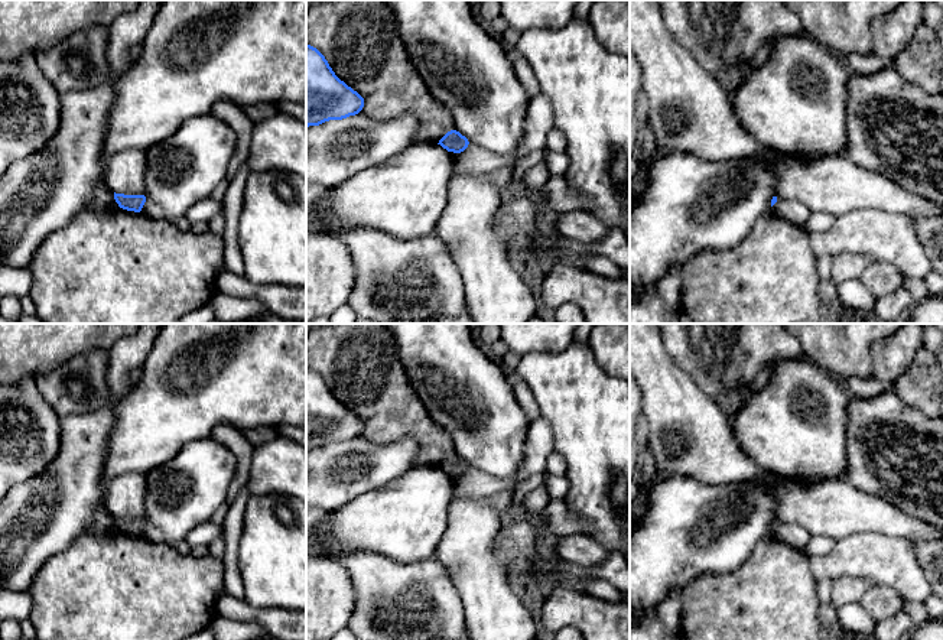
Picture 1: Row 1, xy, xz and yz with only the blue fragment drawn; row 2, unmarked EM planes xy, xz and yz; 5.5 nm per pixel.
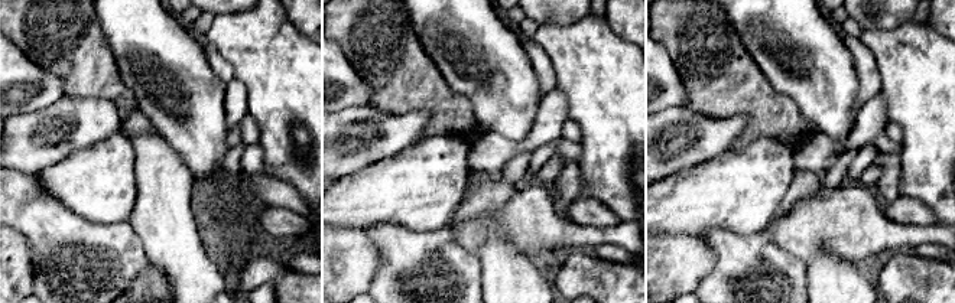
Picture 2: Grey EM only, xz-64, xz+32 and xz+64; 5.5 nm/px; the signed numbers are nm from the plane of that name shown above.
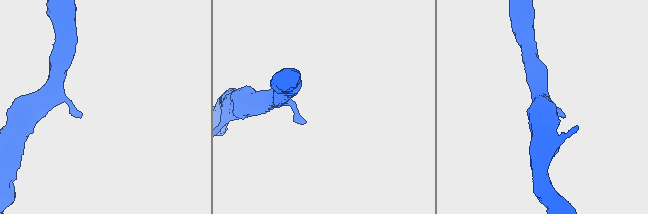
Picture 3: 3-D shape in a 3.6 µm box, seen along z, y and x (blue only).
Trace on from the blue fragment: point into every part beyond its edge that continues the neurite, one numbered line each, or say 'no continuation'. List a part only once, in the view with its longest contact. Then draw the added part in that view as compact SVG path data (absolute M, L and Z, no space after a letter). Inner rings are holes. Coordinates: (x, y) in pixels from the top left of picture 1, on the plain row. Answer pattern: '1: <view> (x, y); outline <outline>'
no continuation

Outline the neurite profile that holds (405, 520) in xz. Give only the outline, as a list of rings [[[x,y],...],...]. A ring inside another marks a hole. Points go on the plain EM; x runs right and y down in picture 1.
[[[413,467],[384,487],[328,511],[325,520],[306,540],[306,555],[329,559],[331,555],[342,552],[368,550],[401,563],[433,558],[448,527],[453,485],[452,475],[438,467]]]

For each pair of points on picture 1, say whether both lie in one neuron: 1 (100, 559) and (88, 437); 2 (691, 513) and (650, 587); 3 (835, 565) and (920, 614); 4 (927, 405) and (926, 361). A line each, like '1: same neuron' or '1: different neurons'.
1: different neurons
2: same neuron
3: different neurons
4: same neuron

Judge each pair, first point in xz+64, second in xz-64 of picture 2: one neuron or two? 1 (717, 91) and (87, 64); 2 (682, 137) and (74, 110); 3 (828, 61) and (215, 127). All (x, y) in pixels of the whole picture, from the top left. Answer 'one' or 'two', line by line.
1: one
2: one
3: one

